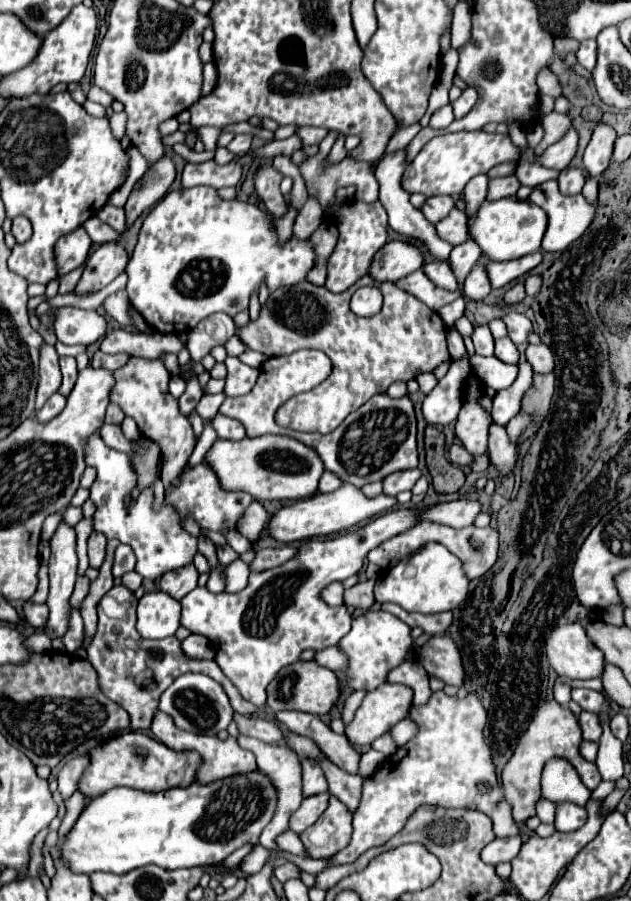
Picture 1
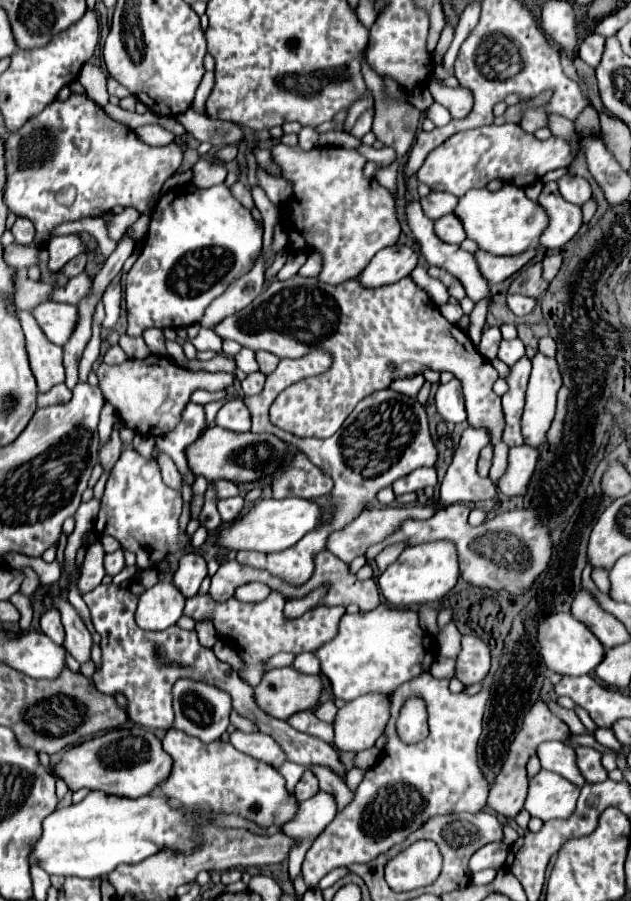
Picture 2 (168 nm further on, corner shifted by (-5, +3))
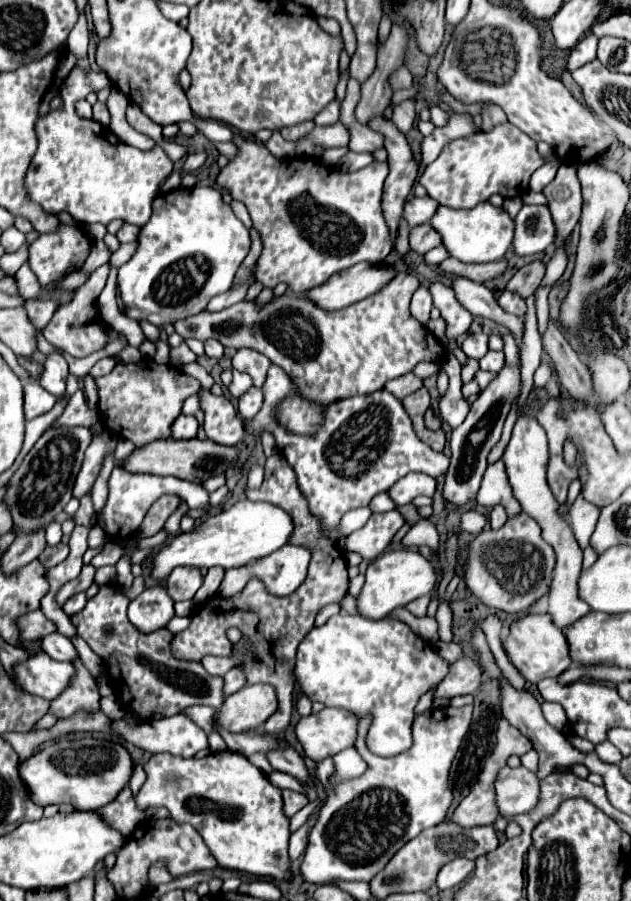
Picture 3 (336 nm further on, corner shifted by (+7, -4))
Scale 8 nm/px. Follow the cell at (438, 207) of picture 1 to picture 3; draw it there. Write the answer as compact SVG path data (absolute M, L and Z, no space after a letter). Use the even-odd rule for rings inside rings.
M414 196L404 204L404 220L408 222L410 228L418 224L426 224L434 216L436 208L438 208L438 202L432 200L430 196L424 196L424 198Z

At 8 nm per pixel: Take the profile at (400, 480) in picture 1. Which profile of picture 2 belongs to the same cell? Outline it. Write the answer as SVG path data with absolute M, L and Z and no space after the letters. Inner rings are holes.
M422 467L418 471L412 471L406 477L400 477L398 481L392 483L392 489L396 495L402 495L402 493L424 489L428 485L432 485L432 487L436 485L436 469L434 467Z

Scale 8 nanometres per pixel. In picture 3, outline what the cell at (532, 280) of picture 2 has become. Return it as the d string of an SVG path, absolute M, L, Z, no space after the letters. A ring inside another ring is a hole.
M534 260L532 264L526 264L522 266L514 276L512 280L508 282L506 290L512 290L524 298L528 298L530 294L534 294L534 290L540 286L542 282L542 276L544 276L544 264L540 260Z

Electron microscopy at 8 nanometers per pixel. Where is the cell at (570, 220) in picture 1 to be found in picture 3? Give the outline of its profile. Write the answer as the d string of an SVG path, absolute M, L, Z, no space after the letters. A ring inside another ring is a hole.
M524 204L514 222L512 248L518 256L542 254L554 242L554 222L546 206Z

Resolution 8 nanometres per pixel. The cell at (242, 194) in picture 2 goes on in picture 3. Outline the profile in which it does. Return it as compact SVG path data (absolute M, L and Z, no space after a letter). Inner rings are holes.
M234 200L230 206L232 206L234 214L236 214L236 216L238 216L238 218L244 222L244 226L246 226L246 228L252 228L252 220L250 220L250 214L248 214L246 206L244 206L242 202L236 202L236 200Z

